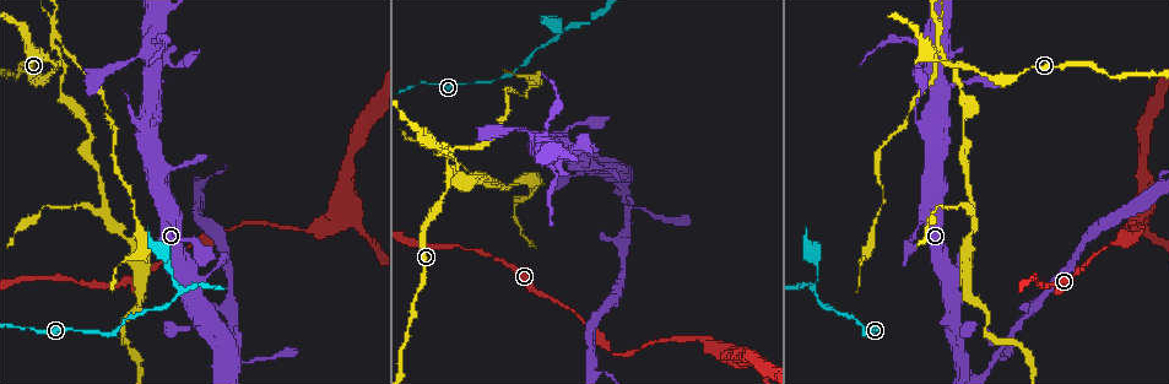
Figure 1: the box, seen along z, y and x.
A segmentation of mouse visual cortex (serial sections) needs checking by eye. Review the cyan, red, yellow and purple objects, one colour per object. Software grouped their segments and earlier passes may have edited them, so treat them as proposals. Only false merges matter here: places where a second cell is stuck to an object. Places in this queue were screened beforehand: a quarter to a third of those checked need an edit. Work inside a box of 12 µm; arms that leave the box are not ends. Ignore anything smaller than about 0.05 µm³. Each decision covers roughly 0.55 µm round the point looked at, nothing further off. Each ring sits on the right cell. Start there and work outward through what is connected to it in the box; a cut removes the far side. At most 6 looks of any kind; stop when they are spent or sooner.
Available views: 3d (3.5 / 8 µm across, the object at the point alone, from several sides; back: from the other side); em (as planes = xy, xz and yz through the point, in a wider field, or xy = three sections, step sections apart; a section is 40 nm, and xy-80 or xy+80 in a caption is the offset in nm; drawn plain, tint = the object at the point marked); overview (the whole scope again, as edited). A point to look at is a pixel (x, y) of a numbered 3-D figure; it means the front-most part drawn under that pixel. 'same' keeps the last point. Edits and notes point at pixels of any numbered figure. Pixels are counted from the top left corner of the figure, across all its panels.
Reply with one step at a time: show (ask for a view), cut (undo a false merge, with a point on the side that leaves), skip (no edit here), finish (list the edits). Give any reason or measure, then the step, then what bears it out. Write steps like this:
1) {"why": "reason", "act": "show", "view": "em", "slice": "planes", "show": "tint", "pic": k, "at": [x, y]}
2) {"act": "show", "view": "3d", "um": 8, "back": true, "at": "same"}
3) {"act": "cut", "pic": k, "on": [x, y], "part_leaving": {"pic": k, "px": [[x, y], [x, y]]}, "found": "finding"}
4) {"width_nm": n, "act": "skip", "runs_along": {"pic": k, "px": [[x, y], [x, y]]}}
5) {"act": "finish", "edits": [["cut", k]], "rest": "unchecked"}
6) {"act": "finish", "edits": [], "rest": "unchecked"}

{"why": "two arms in line, one across", "act": "show", "view": "3d", "um": 8, "pic": 1, "at": [569, 27]}

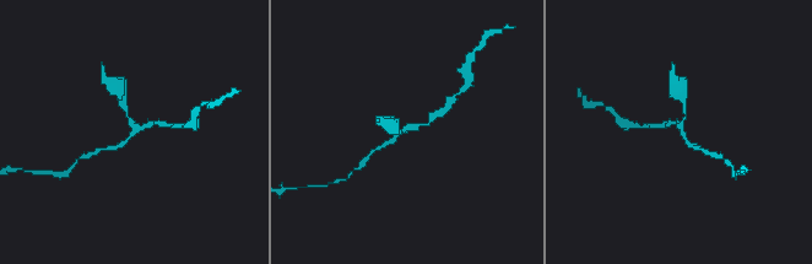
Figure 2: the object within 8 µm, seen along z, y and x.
{"act": "show", "view": "3d", "um": 3.5, "pic": 2, "at": [133, 130]}

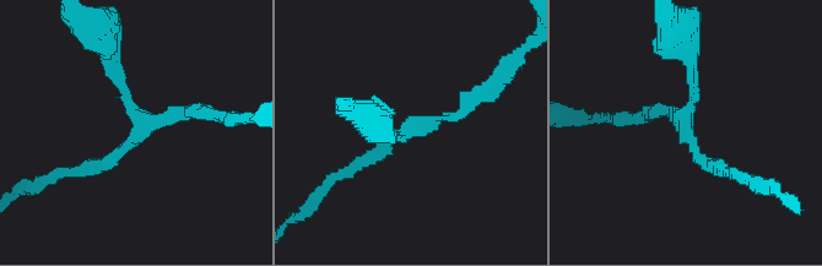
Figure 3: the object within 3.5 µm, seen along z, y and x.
{"arm_widths_nm": [150, 150, 200], "act": "skip", "found": "all the same cell"}

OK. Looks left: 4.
{"why": "sharp bend", "act": "show", "view": "3d", "um": 3.5, "pic": 1, "at": [624, 207]}

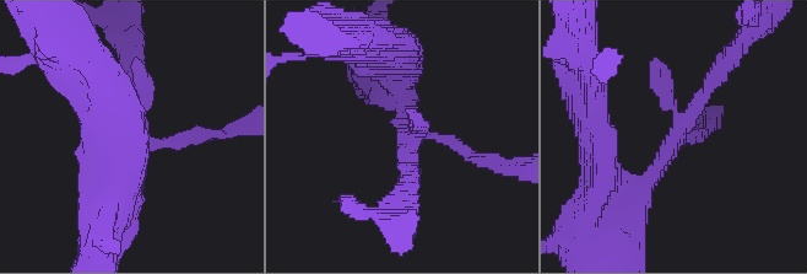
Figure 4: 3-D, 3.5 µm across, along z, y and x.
{"act": "show", "view": "em", "slice": "xy", "step": 5, "show": "tint", "pic": 4, "at": [668, 147]}

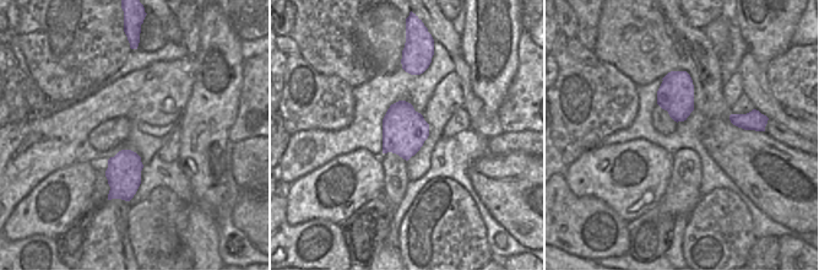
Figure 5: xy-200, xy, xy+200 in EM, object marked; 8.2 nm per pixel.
{"act": "skip", "runs_along": {"pic": 4, "px": [[610, 180], [638, 191], [716, 78]]}, "found": "all the same cell"}

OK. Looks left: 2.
{"why": "calibre changes", "act": "show", "view": "em", "slice": "xy", "step": 2, "show": "tint", "pic": 1, "at": [333, 224]}

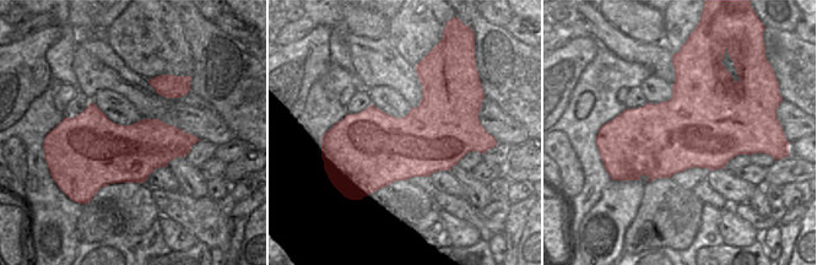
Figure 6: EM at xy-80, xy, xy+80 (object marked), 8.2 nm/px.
{"act": "show", "view": "3d", "um": 3.5, "at": "same"}

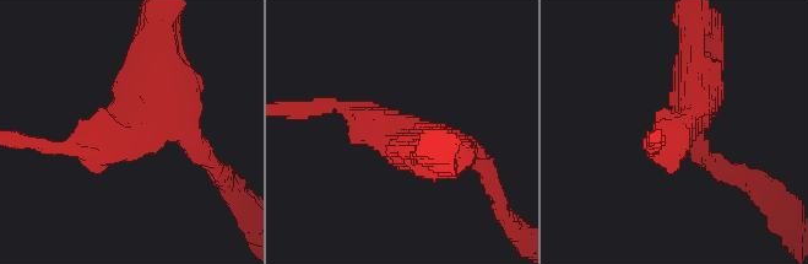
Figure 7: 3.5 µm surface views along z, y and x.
{"act": "skip", "runs_along": {"pic": 7, "px": [[61, 149], [133, 129], [133, 58]]}, "found": "continuous, no second cell"}

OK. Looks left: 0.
{"act": "finish", "edits": [], "rest": "unchecked"}

